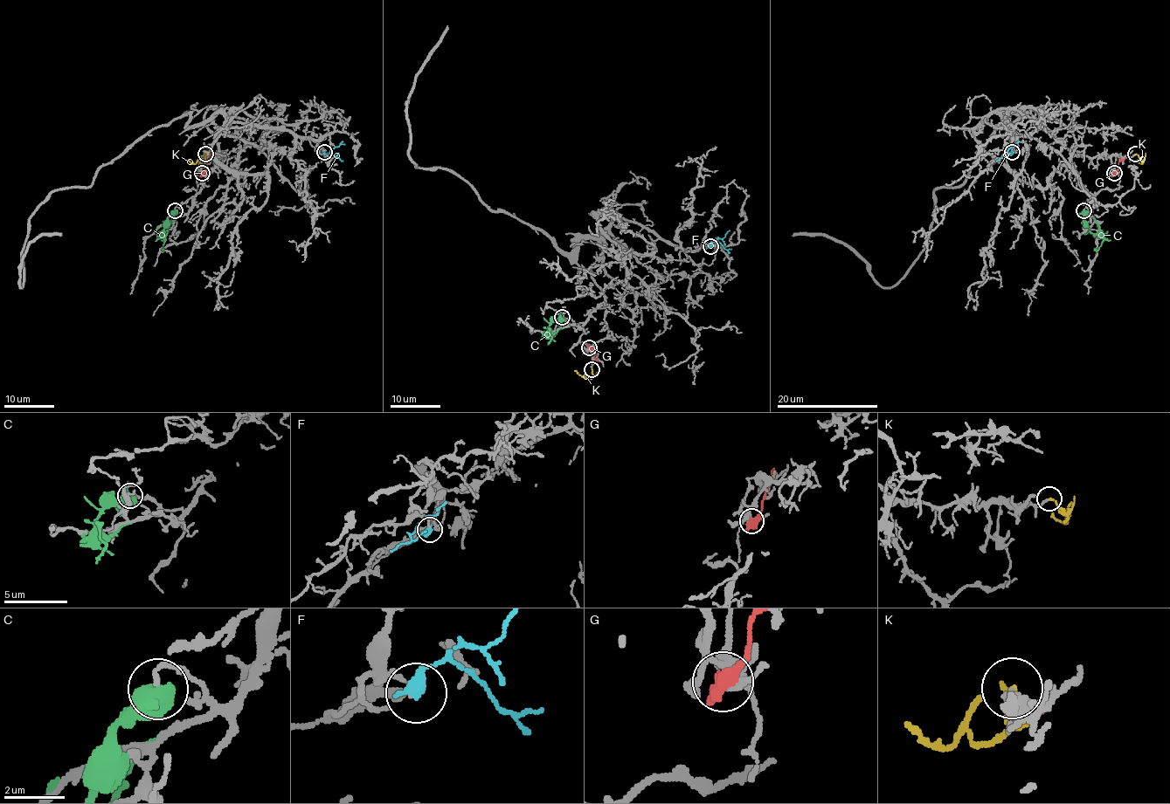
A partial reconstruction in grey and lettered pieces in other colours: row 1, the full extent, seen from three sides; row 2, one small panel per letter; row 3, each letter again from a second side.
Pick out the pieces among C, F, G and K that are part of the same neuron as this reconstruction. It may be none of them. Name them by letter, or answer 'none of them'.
K

